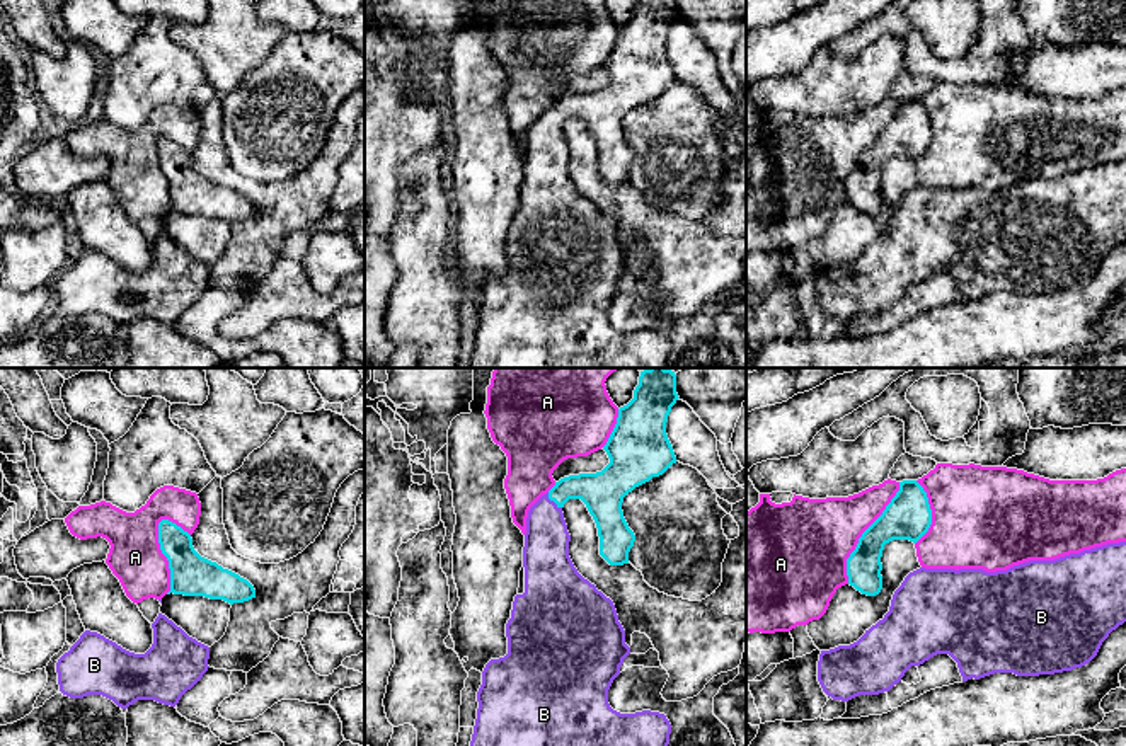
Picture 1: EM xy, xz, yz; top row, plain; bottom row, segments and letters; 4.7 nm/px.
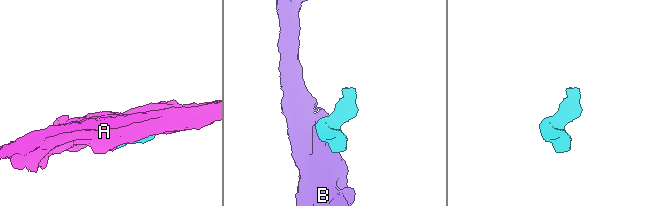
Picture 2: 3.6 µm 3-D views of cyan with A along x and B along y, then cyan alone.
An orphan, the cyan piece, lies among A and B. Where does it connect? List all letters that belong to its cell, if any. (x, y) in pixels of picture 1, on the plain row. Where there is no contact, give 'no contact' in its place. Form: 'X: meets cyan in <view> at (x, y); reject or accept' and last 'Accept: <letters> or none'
A: meets cyan in xy at (164, 172); reject
B: meets cyan in xz at (552, 118); accept
Accept: B

